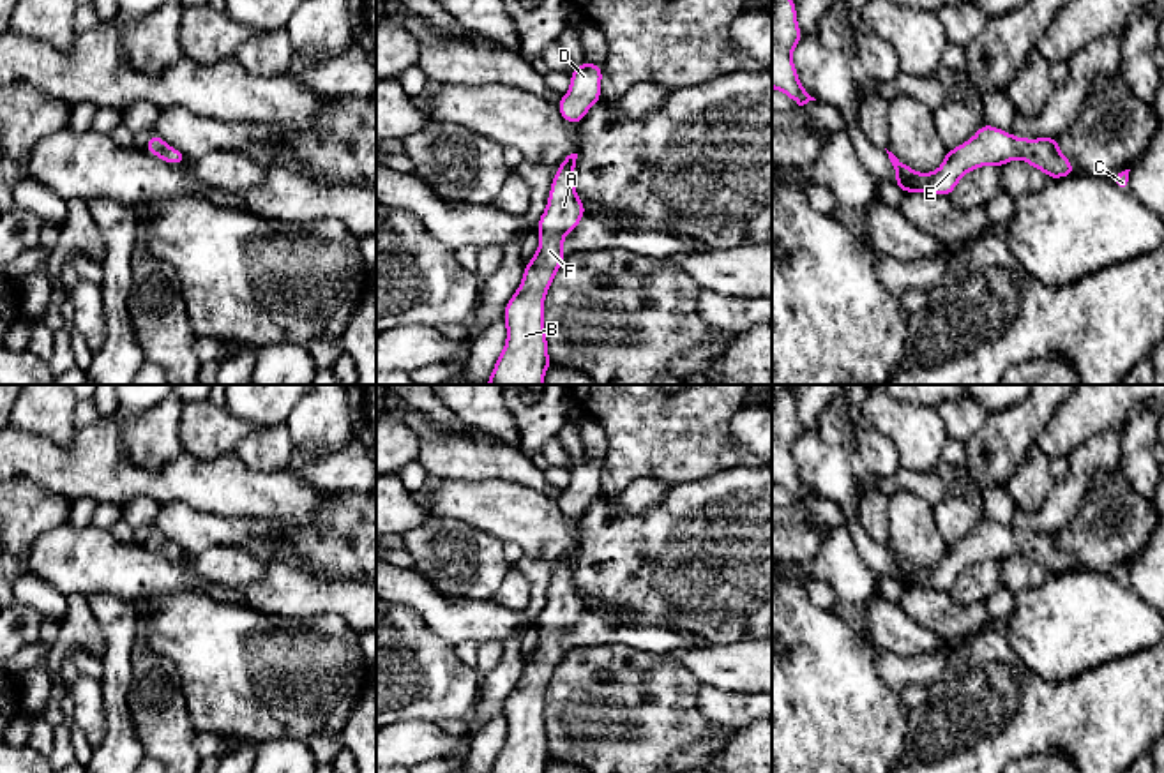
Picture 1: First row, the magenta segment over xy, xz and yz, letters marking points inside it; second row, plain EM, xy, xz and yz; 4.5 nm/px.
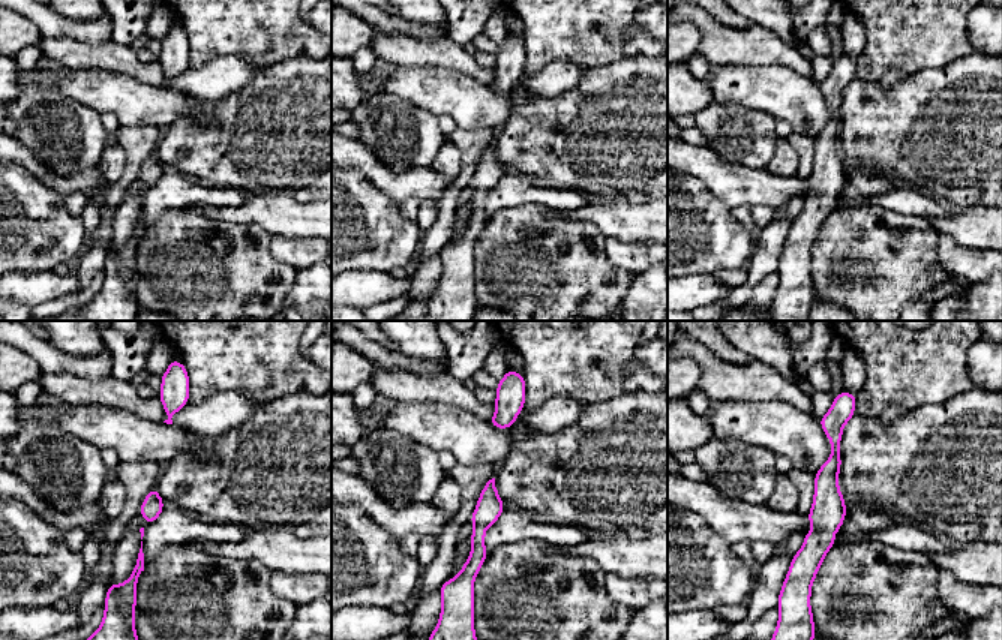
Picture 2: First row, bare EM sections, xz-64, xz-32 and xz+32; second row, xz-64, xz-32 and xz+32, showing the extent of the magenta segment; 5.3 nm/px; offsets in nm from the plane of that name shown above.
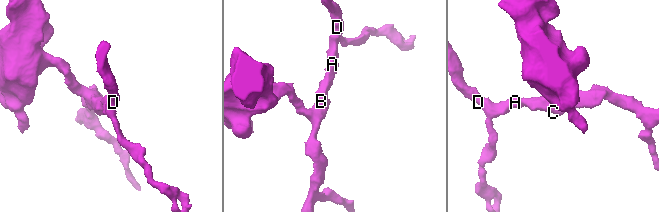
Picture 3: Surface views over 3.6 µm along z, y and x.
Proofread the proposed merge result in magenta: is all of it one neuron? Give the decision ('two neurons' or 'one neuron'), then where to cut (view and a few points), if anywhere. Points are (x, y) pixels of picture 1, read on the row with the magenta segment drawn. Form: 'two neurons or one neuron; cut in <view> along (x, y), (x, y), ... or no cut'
one neuron; no cut

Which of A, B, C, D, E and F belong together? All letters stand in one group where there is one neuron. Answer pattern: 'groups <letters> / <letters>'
groups A B C D E F

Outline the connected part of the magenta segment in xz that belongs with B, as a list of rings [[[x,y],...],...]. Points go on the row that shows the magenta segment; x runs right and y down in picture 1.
[[[578,154],[562,159],[553,176],[546,210],[537,221],[539,247],[503,309],[507,341],[486,385],[544,385],[551,365],[544,334],[544,298],[567,258],[563,236],[572,233],[586,214],[574,189],[576,159]]]

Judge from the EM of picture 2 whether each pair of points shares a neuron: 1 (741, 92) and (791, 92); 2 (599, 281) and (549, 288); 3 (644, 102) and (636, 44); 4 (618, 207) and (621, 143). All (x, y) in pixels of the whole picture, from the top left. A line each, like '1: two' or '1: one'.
1: one
2: one
3: two
4: two

